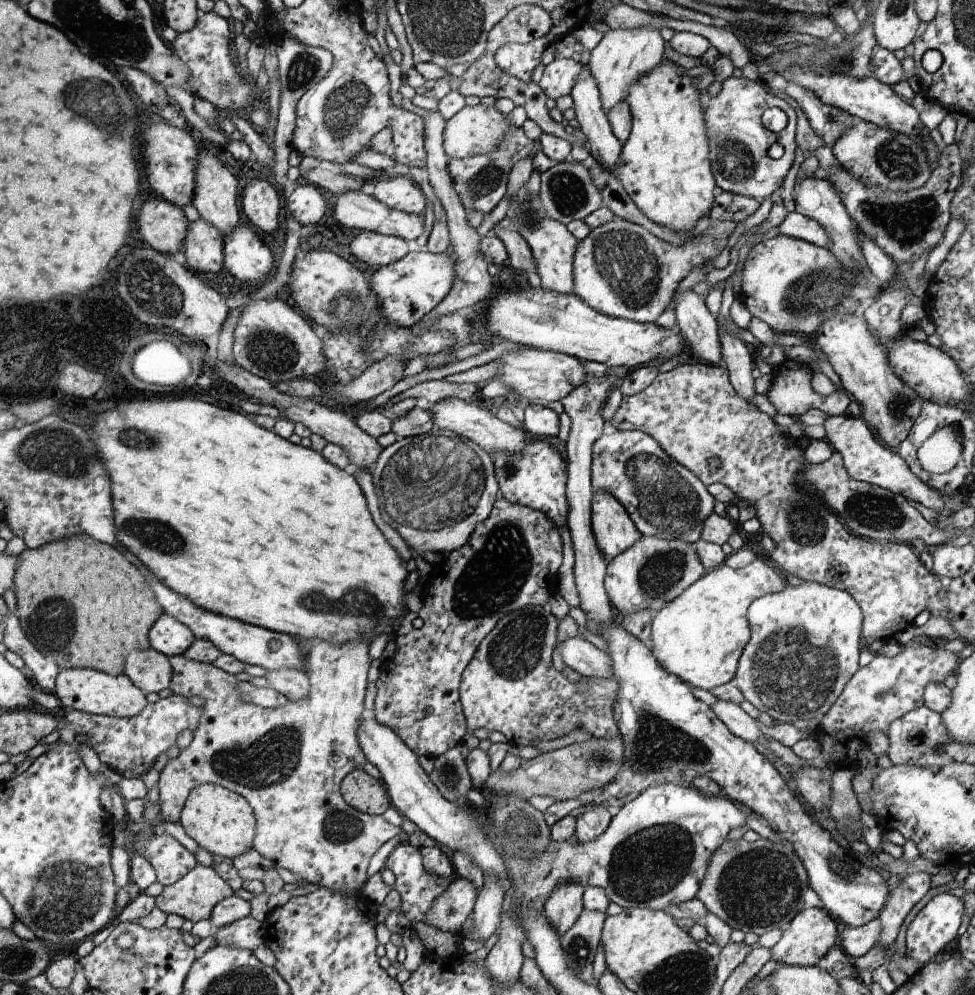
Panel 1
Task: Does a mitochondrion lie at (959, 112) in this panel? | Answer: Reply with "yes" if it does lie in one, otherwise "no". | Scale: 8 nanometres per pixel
no

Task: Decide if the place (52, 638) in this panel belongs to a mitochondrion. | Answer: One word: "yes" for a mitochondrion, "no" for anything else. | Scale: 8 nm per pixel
yes

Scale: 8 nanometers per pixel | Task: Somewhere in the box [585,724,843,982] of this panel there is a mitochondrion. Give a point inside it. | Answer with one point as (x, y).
(647, 864)

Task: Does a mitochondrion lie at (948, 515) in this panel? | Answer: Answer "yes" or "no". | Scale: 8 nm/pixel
no

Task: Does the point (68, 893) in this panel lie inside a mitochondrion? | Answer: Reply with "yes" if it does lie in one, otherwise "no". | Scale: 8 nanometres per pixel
yes

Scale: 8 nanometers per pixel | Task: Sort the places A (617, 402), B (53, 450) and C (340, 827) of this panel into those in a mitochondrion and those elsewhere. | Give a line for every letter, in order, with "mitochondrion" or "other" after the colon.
A: other
B: mitochondrion
C: mitochondrion

